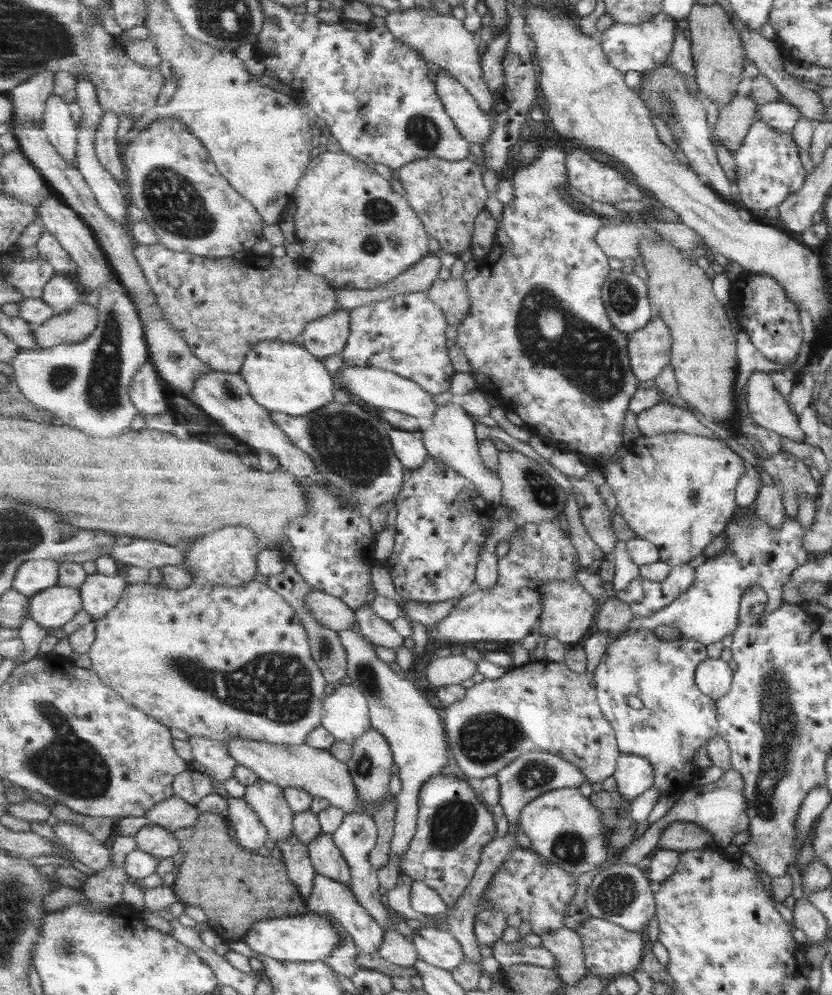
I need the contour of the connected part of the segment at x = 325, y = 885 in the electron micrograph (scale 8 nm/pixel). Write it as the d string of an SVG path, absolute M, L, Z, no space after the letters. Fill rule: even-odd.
M318 874L314 878L314 887L311 896L308 898L308 908L313 913L336 918L345 927L345 930L353 937L353 940L356 942L357 946L359 946L358 948L361 953L379 955L386 929L384 929L369 914L369 911L364 906L359 904L357 897L352 891L353 890L351 890L345 883Z

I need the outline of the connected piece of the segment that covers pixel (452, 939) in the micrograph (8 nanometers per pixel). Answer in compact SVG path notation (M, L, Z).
M437 924L413 930L412 940L421 960L448 971L455 970L465 957L454 933Z

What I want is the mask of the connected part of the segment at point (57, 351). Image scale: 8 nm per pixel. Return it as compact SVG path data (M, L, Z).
M104 286L99 292L99 324L89 338L48 349L20 348L11 363L23 394L38 407L50 410L59 424L73 426L96 437L111 438L129 430L140 414L138 406L131 400L130 386L138 370L150 359L150 348L142 317L128 288Z

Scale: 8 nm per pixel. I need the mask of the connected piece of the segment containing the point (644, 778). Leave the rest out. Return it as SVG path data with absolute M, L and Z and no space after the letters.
M622 754L614 776L618 782L617 792L627 800L635 800L655 784L654 766L647 757Z

